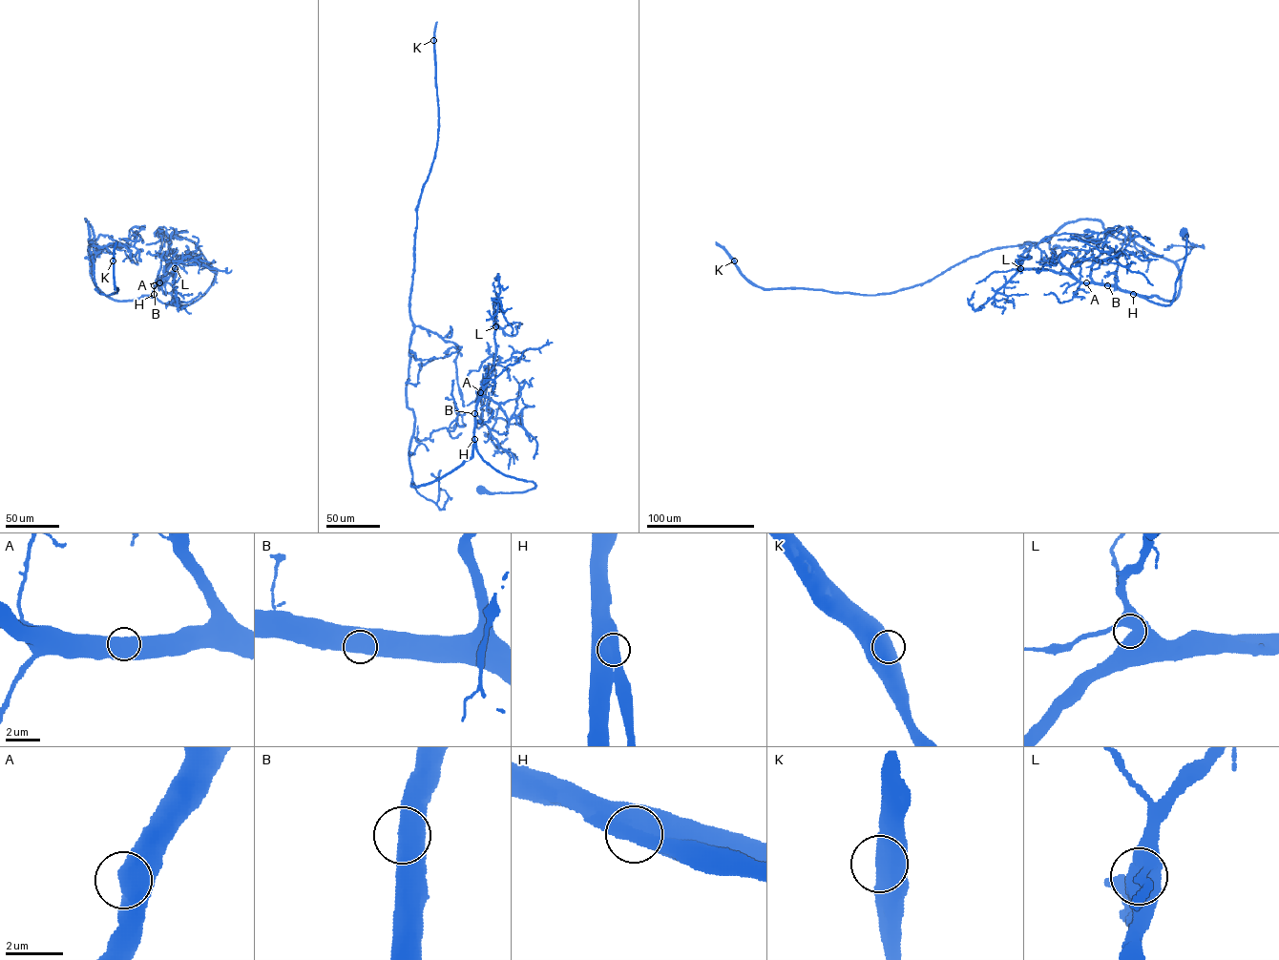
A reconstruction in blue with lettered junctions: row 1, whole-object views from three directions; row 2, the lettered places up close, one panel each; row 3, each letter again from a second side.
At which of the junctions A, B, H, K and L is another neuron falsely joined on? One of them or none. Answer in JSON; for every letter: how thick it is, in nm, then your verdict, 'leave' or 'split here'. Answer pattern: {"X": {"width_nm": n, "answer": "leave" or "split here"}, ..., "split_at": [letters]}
{"A": {"width_nm": 800, "answer": "leave"}, "B": {"width_nm": 1050, "answer": "leave"}, "H": {"width_nm": 950, "answer": "leave"}, "K": {"width_nm": 900, "answer": "leave"}, "L": {"width_nm": 900, "answer": "leave"}, "split_at": []}

